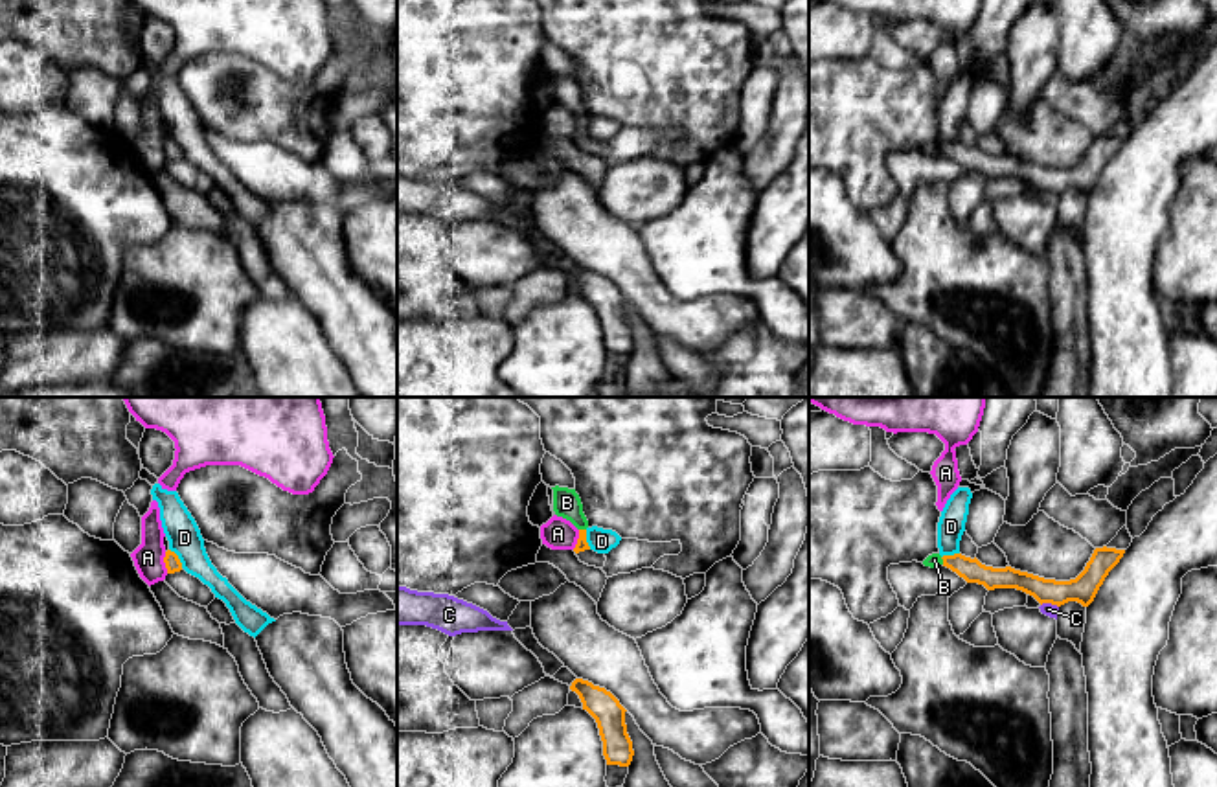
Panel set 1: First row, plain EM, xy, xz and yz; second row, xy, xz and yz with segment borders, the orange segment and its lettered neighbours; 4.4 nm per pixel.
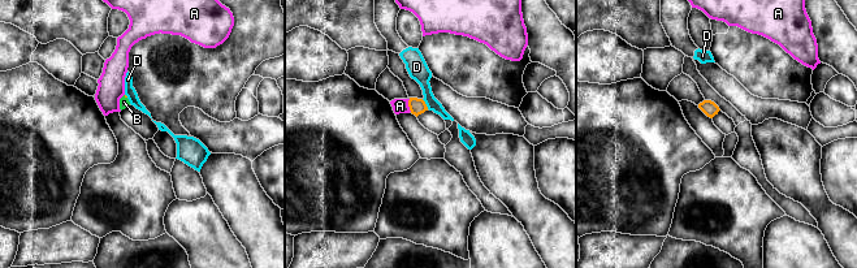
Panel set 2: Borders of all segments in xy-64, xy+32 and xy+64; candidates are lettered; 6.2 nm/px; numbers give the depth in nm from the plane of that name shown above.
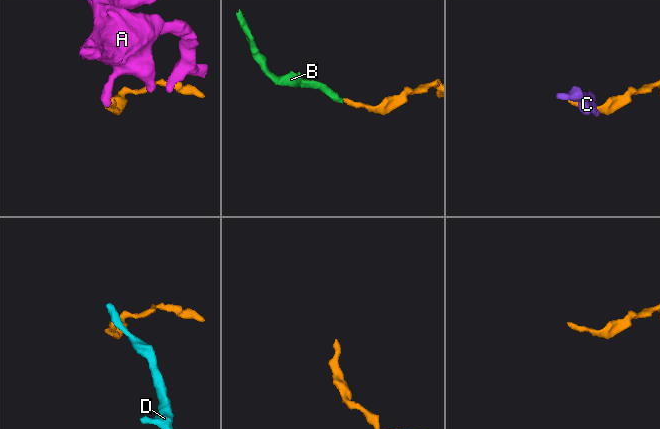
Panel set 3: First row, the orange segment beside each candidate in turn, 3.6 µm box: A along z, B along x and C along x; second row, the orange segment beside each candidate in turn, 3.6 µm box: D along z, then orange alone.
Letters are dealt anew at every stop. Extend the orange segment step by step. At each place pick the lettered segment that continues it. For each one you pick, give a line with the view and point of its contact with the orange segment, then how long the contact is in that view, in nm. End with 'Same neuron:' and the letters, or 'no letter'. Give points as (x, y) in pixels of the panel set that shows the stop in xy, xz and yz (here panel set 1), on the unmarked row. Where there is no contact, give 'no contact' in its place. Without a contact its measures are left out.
B: contact xz (583, 118); length 30 nm
Same neuron: B

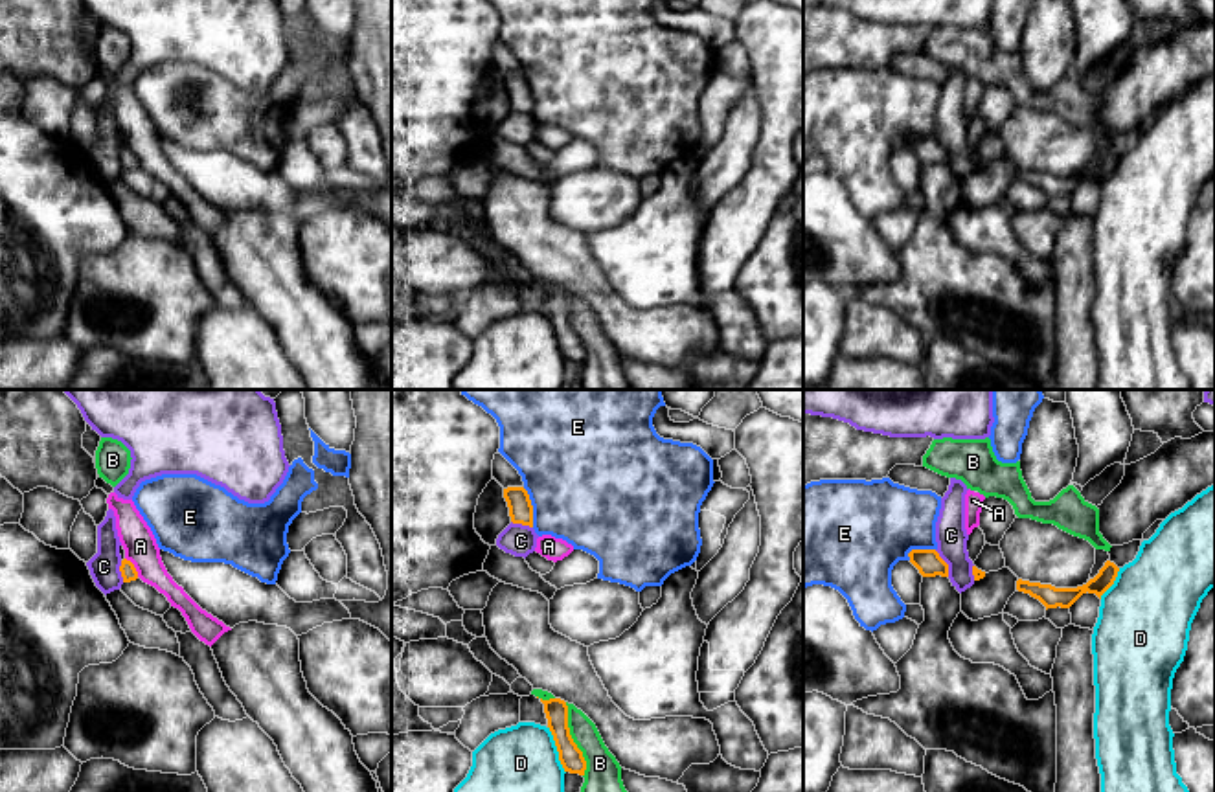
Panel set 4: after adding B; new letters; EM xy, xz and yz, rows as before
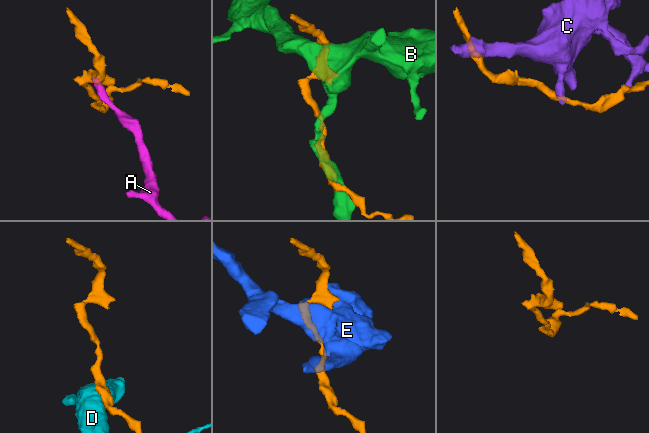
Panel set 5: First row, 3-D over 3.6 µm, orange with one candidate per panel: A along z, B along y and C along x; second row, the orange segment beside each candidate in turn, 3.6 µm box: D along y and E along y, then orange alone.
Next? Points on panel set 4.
Same neuron: no letter

